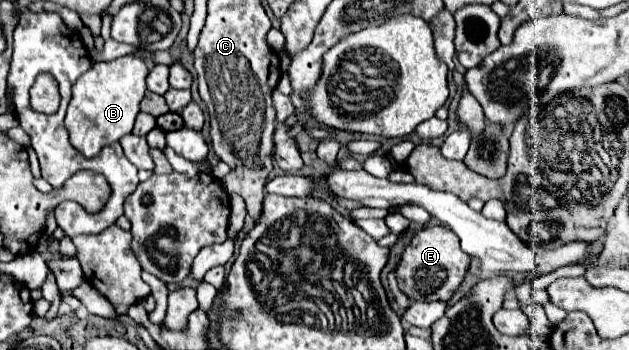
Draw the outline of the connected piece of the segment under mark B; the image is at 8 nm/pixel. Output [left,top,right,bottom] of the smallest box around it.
[64,55,148,157]

